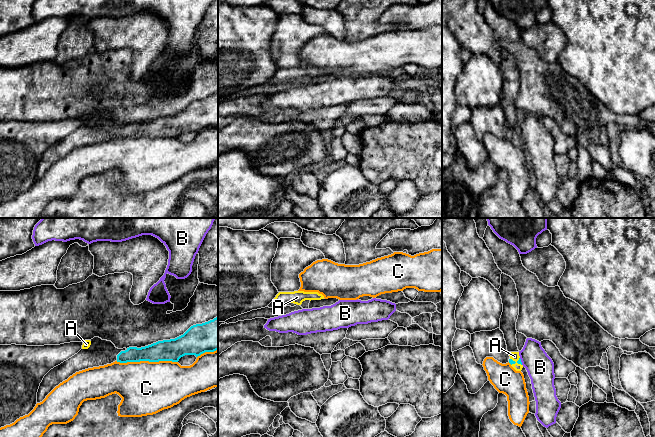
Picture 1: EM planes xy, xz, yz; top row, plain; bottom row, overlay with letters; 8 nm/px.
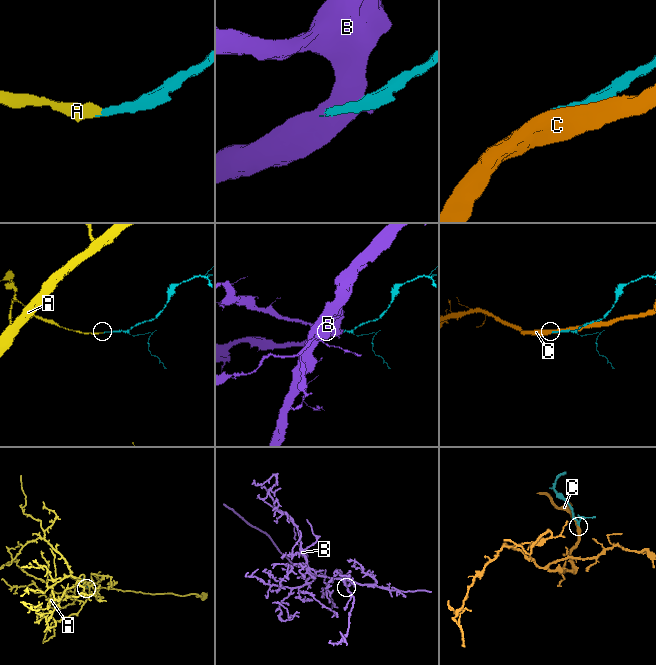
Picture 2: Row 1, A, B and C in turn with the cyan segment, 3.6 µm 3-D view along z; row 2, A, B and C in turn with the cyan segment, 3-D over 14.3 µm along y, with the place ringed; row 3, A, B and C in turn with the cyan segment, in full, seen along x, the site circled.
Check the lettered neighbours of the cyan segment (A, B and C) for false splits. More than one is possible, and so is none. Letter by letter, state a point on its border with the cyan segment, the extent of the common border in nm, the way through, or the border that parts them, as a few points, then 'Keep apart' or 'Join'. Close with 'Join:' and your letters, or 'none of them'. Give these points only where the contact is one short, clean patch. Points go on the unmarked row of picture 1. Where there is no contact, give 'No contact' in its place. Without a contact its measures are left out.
A: Touches cyan at yz (517, 137). Shared border 110 nm. Path across: yz (511, 137), (517, 137), (514, 132). Join
B: Touches cyan at yz (520, 137). Shared border 60 nm. Keep apart
C: Touches cyan at xy (147, 136). Shared border 500 nm. Keep apart
Join: A

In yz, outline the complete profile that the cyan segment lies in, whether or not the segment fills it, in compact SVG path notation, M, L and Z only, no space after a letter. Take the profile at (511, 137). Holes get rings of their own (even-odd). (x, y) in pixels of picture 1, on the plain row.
M509 128L509 139L516 147L521 147L523 144L519 128Z

